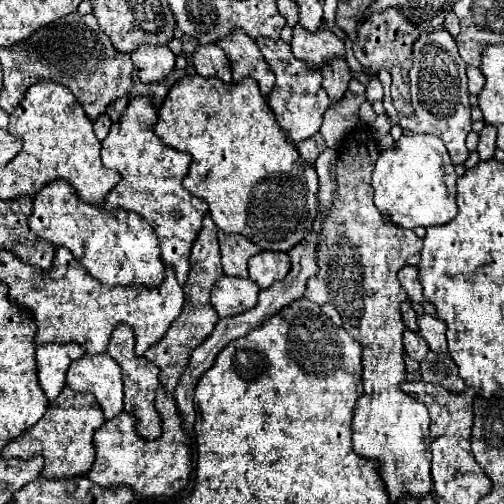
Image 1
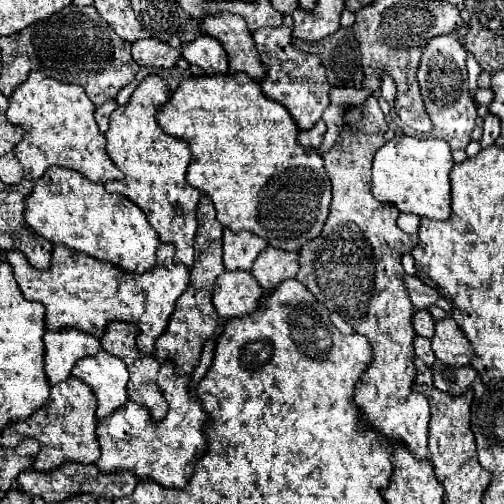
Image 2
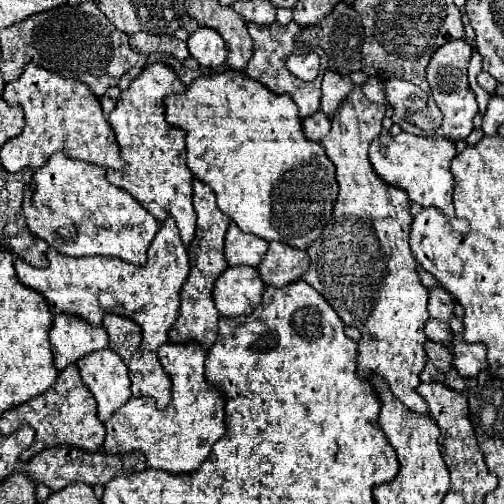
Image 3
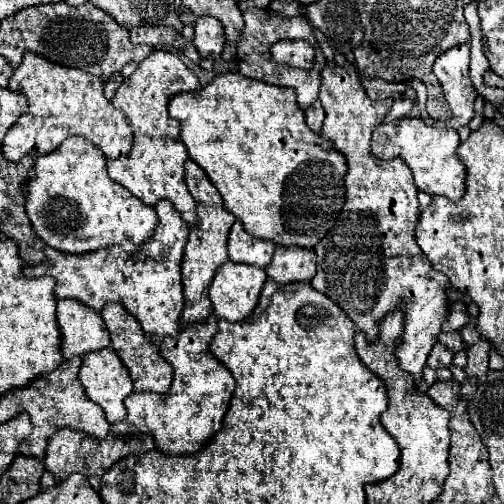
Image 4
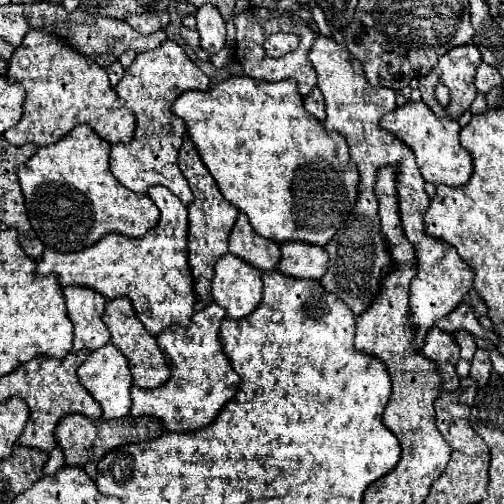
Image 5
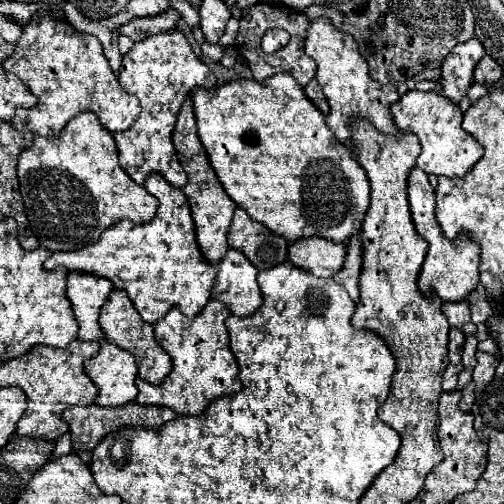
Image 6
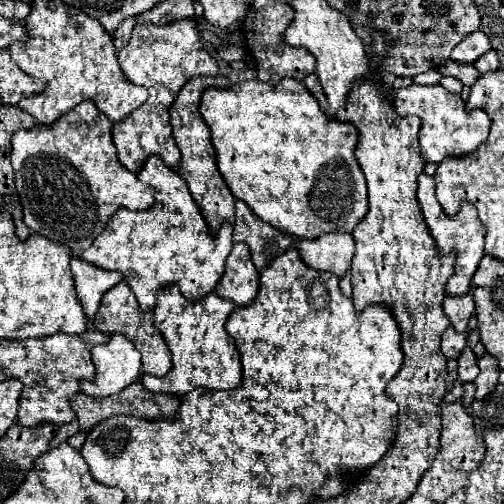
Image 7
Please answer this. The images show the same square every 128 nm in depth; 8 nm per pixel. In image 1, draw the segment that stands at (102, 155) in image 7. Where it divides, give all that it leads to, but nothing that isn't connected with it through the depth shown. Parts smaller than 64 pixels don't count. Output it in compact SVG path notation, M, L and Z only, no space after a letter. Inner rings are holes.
M56 180L34 196L34 212L30 216L30 230L54 246L68 248L74 258L104 286L160 286L164 280L164 264L152 226L136 212L122 208L102 210L76 200L70 184Z

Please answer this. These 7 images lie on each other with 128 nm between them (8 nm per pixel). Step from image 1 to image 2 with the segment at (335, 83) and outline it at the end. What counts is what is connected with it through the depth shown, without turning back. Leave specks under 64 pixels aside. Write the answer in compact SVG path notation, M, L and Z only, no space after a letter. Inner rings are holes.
M340 28L336 34L316 42L316 44L302 44L292 40L296 48L316 54L324 68L330 86L348 86L348 88L362 88L362 66L360 66L360 50L354 40L352 28Z

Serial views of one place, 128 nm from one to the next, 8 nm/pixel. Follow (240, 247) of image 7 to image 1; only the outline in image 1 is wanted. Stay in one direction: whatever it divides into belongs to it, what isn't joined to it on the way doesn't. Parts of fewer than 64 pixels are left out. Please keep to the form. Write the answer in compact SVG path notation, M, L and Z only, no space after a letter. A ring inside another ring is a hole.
M222 276L212 288L210 304L220 318L238 316L240 312L246 312L256 306L258 292L260 288L250 278Z

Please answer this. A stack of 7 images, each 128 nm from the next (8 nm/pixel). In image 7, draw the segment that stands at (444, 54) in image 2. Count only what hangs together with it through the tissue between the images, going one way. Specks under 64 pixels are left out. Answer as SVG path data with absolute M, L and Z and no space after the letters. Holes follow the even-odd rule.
M476 30L476 32L468 34L466 40L462 40L460 44L456 44L456 48L452 50L450 60L460 62L460 64L474 64L488 50L490 50L488 36L484 32L480 32L480 30Z

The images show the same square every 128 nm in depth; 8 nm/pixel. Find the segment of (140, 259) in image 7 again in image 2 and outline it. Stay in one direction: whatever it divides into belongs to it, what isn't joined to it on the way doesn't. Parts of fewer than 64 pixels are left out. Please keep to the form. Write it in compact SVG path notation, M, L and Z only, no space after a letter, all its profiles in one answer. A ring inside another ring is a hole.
M54 244L54 252L52 252L52 266L48 270L36 270L32 268L24 254L22 252L16 252L16 250L8 250L6 252L6 262L12 266L14 270L14 278L24 294L26 300L30 302L40 302L44 304L46 308L46 314L44 314L44 322L46 322L46 328L48 330L64 330L64 328L76 328L76 330L82 330L82 332L88 332L96 338L102 338L104 330L106 330L106 324L110 322L130 322L134 324L140 334L138 334L138 348L144 352L144 354L150 354L154 352L154 342L156 338L166 330L168 326L168 320L174 312L174 306L176 306L176 300L178 296L188 288L188 268L180 262L174 260L174 246L172 244L160 244L158 248L158 258L156 258L156 266L152 272L148 274L140 274L140 276L130 276L130 274L124 274L120 268L108 264L108 262L100 262L88 254L82 254L82 252L76 252L74 248L68 248L64 244Z

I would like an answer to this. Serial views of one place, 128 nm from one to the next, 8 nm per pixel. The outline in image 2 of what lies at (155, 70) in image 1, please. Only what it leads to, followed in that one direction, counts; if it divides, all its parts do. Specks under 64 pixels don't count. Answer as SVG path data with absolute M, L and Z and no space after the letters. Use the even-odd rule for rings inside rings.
M144 38L132 44L132 58L140 66L152 66L152 68L172 68L180 60L180 52L164 42Z

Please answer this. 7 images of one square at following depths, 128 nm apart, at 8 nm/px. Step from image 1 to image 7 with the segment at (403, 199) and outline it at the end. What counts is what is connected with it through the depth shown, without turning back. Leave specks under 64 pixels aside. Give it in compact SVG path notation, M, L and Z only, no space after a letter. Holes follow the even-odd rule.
M412 84L408 88L396 90L396 96L392 100L394 110L398 116L418 116L422 120L420 126L420 148L422 148L422 160L440 164L446 158L460 158L468 156L470 152L476 152L480 144L488 138L490 120L484 116L482 110L466 110L466 104L462 102L460 94L452 94L444 90L440 84L434 86L420 86Z

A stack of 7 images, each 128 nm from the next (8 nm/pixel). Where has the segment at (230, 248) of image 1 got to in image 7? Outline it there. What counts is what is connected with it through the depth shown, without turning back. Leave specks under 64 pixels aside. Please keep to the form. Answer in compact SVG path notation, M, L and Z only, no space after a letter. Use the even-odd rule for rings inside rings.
M236 200L236 222L232 232L234 242L244 242L250 248L252 262L258 270L266 268L276 256L284 254L292 246L292 236L284 234L270 224L262 222L258 216L252 216L250 208Z

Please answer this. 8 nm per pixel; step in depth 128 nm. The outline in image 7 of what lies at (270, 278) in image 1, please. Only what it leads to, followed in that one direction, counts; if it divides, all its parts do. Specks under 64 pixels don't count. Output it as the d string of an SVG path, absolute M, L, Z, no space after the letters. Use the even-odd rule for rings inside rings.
M324 234L312 240L296 242L296 248L310 268L332 272L342 278L350 266L354 252L354 238L350 234Z

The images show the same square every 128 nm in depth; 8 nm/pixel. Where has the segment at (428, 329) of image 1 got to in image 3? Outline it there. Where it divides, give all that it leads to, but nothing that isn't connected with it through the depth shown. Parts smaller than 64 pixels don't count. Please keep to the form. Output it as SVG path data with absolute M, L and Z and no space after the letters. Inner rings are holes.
M460 334L452 336L450 344L450 354L452 354L452 364L458 370L460 376L476 376L478 372L486 370L486 346L484 344L468 344L462 340Z

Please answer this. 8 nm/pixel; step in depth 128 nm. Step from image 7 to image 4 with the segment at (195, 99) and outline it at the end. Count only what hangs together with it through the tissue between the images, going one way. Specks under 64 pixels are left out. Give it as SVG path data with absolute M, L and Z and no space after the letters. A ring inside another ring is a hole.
M192 160L186 162L186 184L196 200L196 212L198 212L198 222L190 228L188 244L184 250L184 262L182 262L182 286L184 286L184 310L180 318L180 330L184 330L190 324L196 322L206 322L208 316L212 314L212 304L208 298L210 282L216 274L216 270L228 262L228 252L226 252L226 240L228 232L234 224L234 216L228 214L222 206L222 196L214 188L214 184L208 180L202 168L194 164Z

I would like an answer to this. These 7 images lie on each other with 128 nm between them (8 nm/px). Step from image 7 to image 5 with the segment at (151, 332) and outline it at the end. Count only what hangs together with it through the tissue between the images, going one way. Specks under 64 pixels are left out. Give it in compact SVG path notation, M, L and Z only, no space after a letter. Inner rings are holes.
M128 298L108 300L102 320L104 320L104 324L108 326L108 330L112 334L112 344L118 346L118 350L128 358L128 366L130 366L130 372L134 376L134 386L158 388L170 378L170 368L166 364L164 354L158 348L156 338L152 338L152 334L148 334L144 324L136 318L136 312L134 312L132 304L128 302Z

